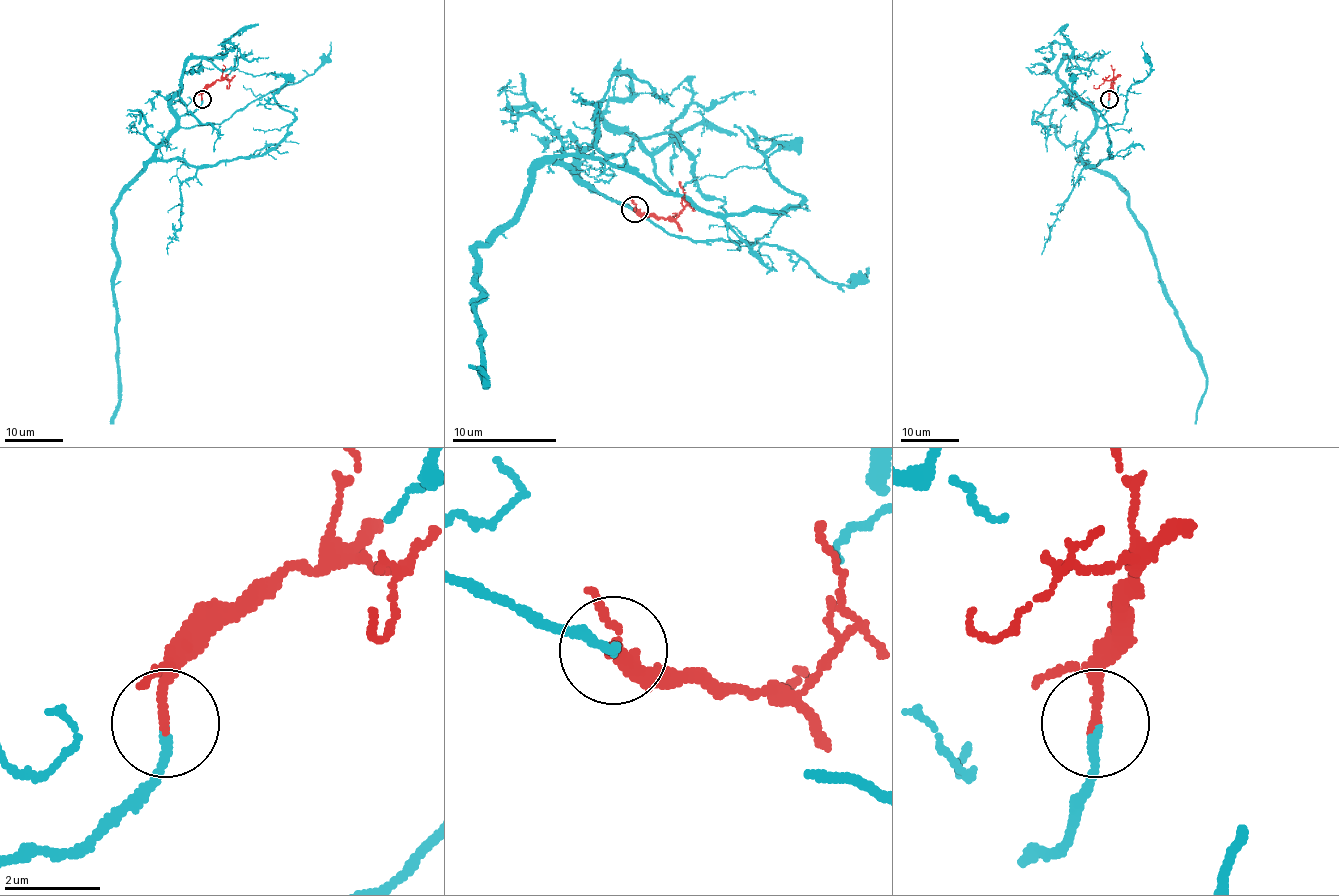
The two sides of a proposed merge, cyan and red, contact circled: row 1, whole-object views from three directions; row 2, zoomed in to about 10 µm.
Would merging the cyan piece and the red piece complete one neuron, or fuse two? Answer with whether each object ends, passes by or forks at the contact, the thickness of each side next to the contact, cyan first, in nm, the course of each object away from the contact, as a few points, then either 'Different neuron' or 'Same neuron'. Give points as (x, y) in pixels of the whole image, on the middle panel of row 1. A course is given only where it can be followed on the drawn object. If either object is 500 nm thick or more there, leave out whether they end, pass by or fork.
At the ring cyan ends. At the ring red ends. Thickness 190 nm (cyan) against 190 nm. Course of cyan: (635, 210), (567, 165), (546, 160), (525, 205), (489, 244), (476, 246), (484, 385), (484, 374), (468, 364). Course of red: (635, 210), (674, 218), (685, 191), (680, 184). Same neuron

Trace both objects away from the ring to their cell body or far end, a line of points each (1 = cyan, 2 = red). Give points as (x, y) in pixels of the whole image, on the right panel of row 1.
1: (1109, 99), (1081, 158), (1106, 173), (1128, 196), (1164, 296), (1197, 357), (1206, 393), (1194, 423)
2: (1109, 99), (1113, 79), (1094, 88), (1094, 85)

